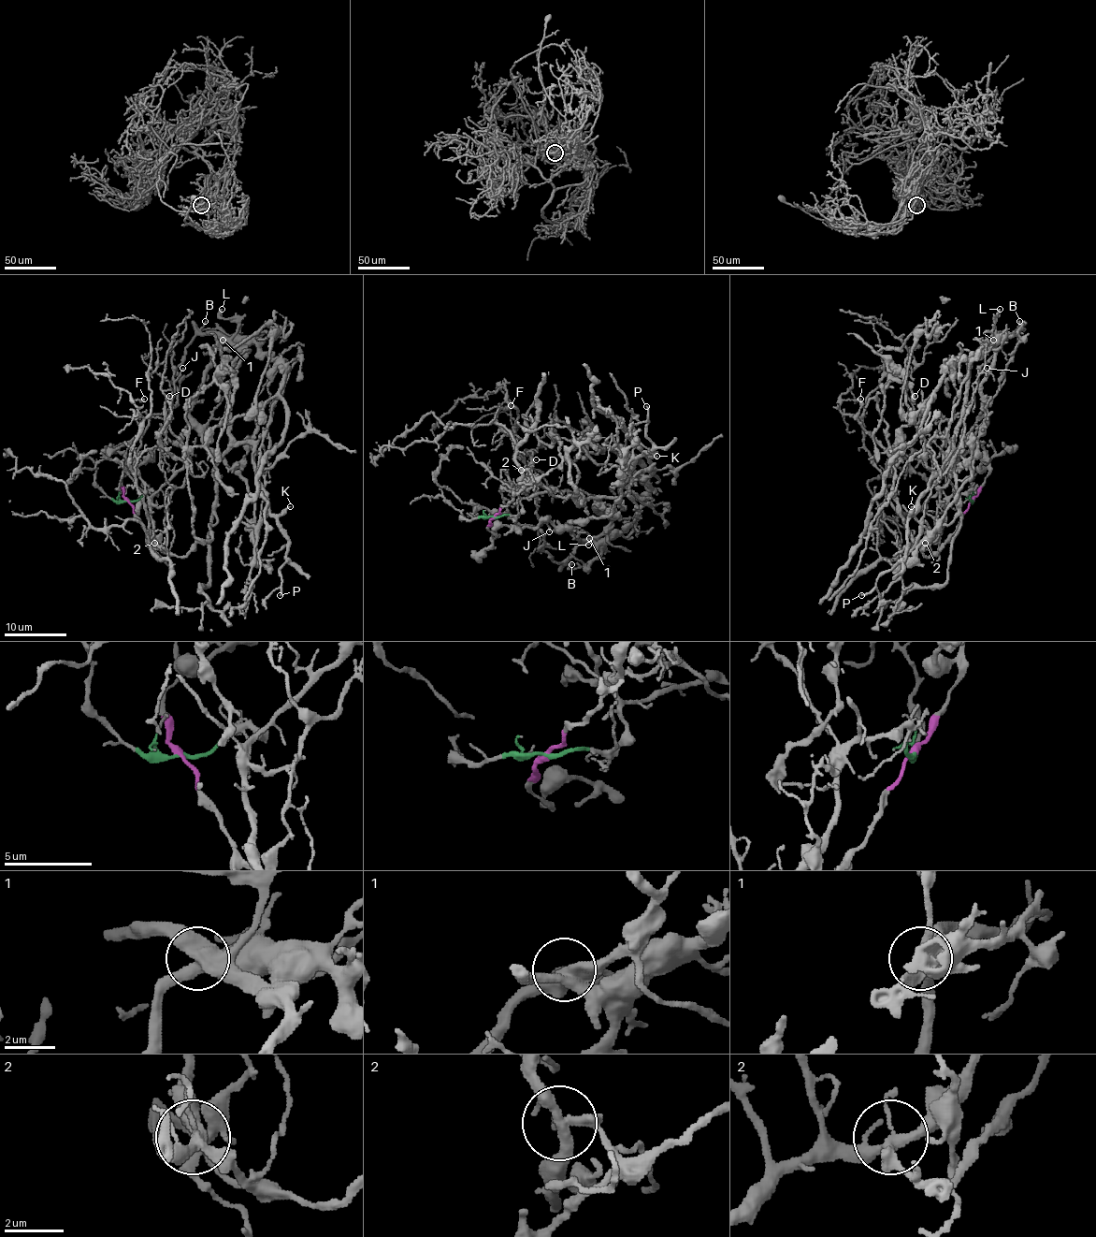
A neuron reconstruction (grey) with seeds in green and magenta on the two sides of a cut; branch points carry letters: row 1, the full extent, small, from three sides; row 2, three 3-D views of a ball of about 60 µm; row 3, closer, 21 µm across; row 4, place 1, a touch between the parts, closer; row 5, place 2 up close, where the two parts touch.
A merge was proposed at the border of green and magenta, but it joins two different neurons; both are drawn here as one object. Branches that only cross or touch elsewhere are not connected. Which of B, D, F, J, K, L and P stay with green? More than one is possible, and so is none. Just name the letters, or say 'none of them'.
D, F, J

